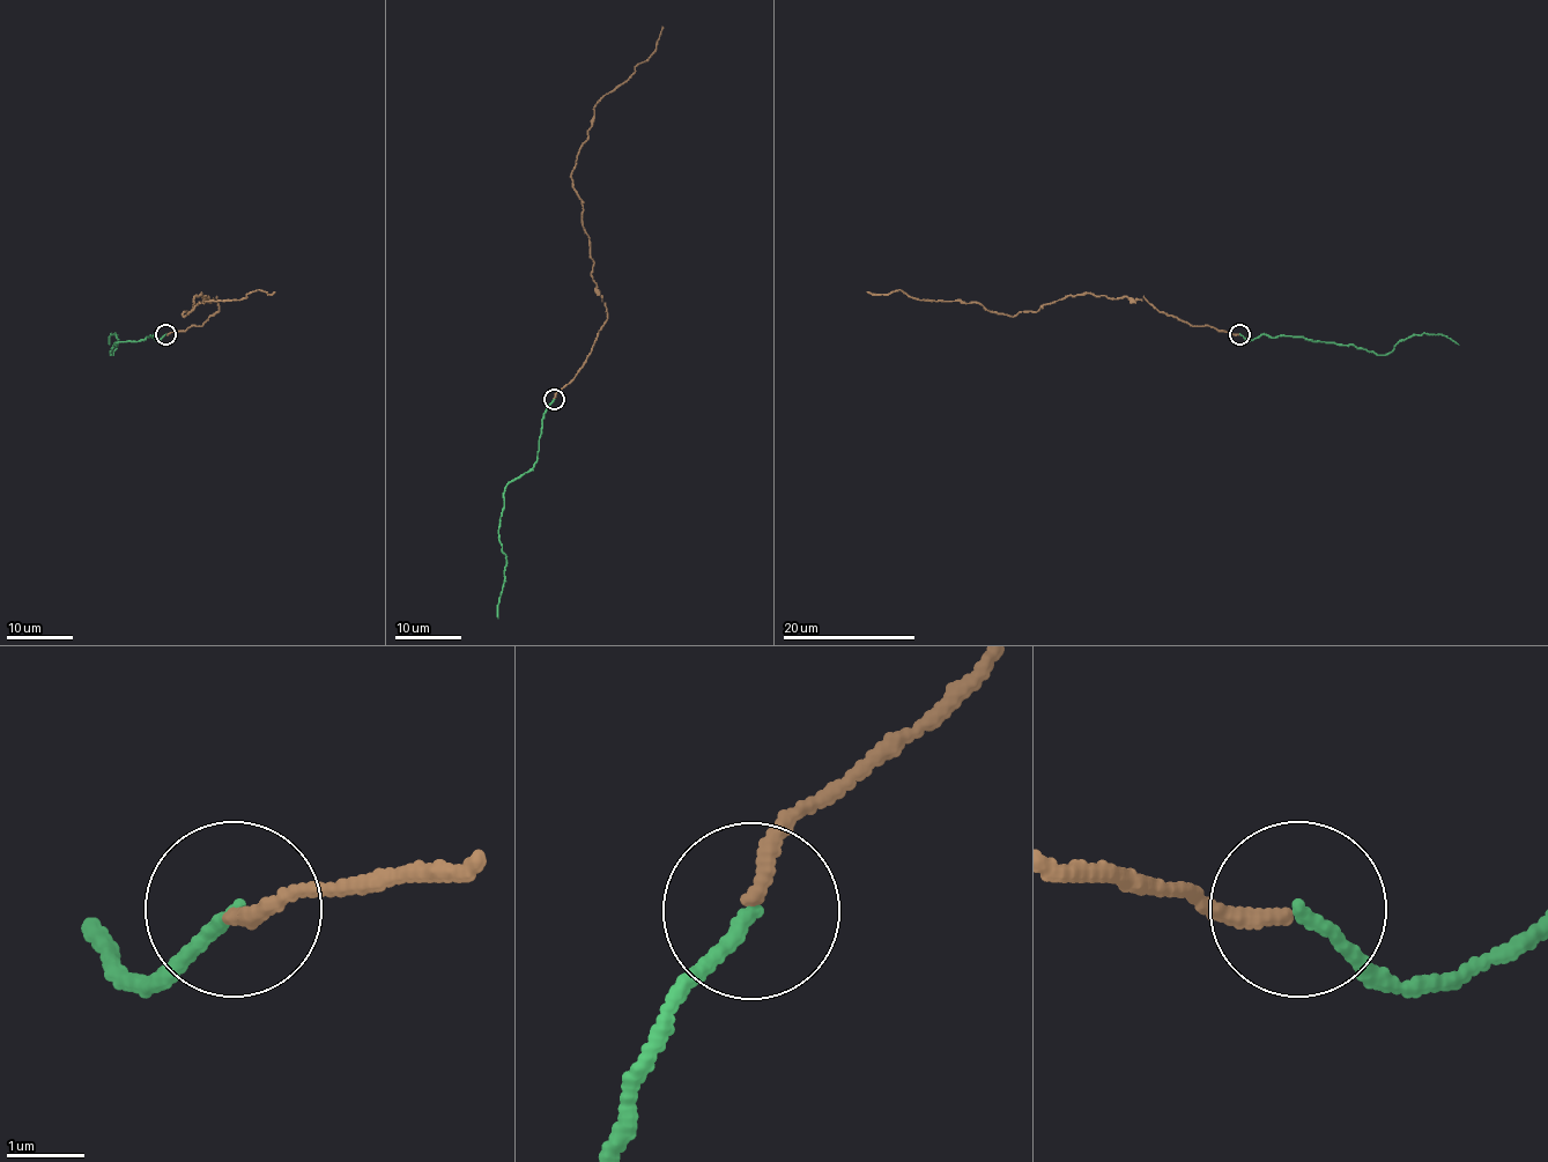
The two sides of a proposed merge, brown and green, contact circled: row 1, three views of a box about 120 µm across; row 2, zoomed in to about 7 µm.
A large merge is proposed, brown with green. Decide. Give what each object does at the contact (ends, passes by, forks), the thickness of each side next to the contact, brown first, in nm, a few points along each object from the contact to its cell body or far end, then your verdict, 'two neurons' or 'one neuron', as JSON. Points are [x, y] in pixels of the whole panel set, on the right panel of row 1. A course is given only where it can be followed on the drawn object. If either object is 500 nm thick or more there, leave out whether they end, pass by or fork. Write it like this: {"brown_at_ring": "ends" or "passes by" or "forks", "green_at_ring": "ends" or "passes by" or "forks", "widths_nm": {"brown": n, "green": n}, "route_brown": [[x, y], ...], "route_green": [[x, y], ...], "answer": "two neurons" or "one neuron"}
{"brown_at_ring": "ends", "green_at_ring": "ends", "widths_nm": {"brown": 200, "green": 150}, "route_brown": [[1239, 333], [1193, 325], [1158, 312], [1143, 297], [1076, 294], [1010, 317], [976, 302], [867, 291]], "route_green": [[1239, 333], [1252, 340], [1263, 335], [1302, 337], [1383, 355], [1414, 335], [1432, 333], [1459, 345]], "answer": "one neuron"}

